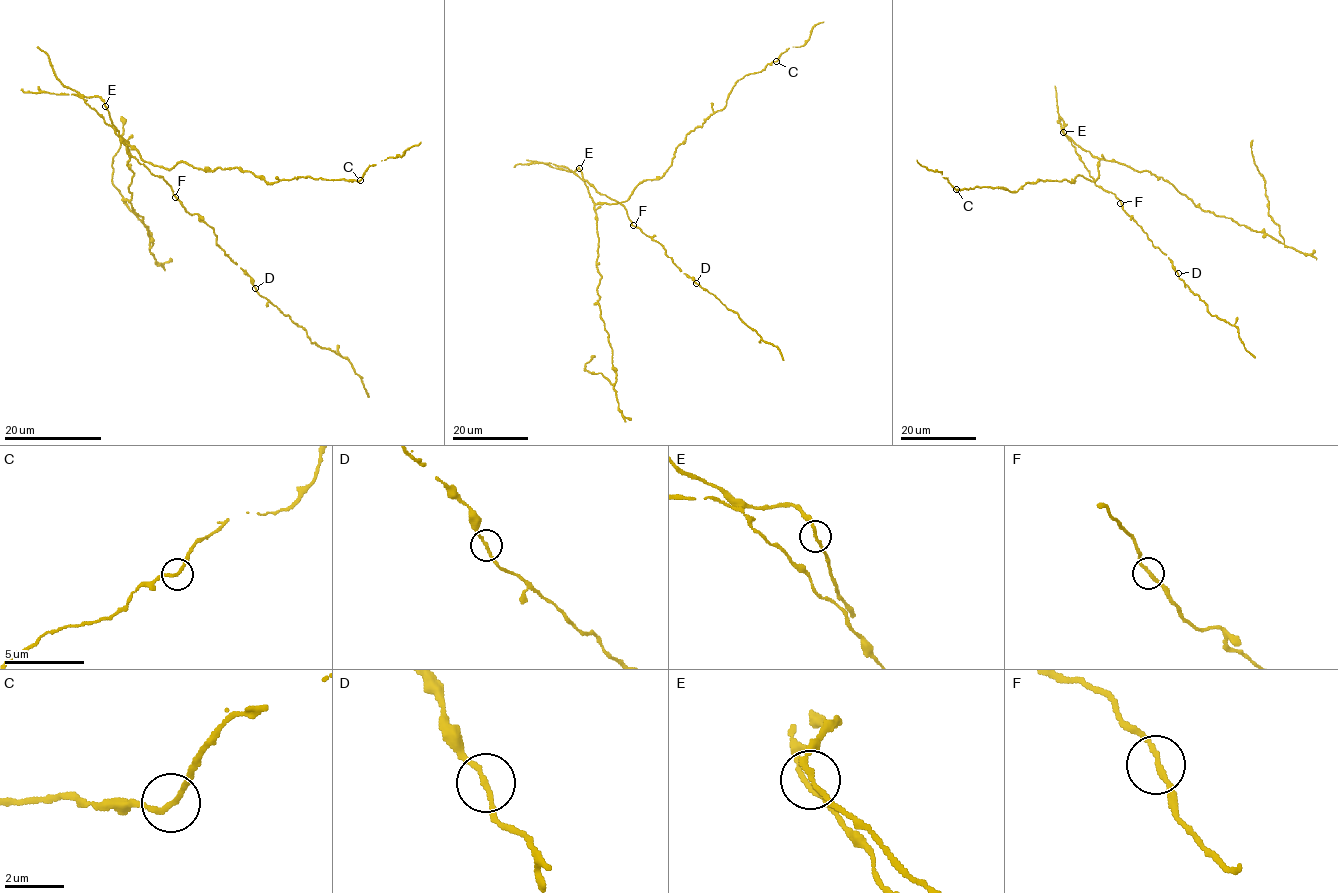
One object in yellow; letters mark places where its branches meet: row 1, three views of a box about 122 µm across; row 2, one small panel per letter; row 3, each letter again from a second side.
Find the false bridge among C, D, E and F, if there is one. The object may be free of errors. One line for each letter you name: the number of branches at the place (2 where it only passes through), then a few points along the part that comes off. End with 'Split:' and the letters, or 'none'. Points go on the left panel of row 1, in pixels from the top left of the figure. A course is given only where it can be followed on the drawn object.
Split: none

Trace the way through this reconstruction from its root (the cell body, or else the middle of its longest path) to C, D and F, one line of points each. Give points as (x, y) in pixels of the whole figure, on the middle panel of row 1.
C: (571, 172), (581, 171), (596, 205), (626, 201), (664, 174), (739, 79), (777, 61)
D: (571, 172), (587, 181), (597, 191), (620, 203), (632, 224), (658, 241), (672, 261), (696, 283)
F: (571, 172), (587, 181), (597, 191), (620, 203), (633, 225)

